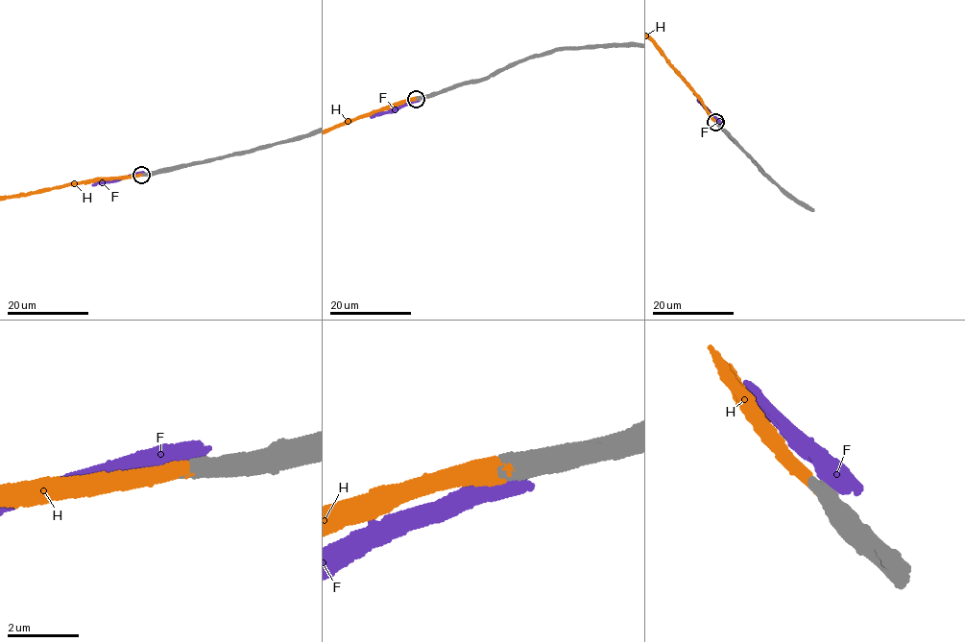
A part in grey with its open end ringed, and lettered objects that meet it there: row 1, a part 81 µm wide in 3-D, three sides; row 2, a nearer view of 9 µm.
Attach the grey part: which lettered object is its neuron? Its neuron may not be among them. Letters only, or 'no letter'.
H

